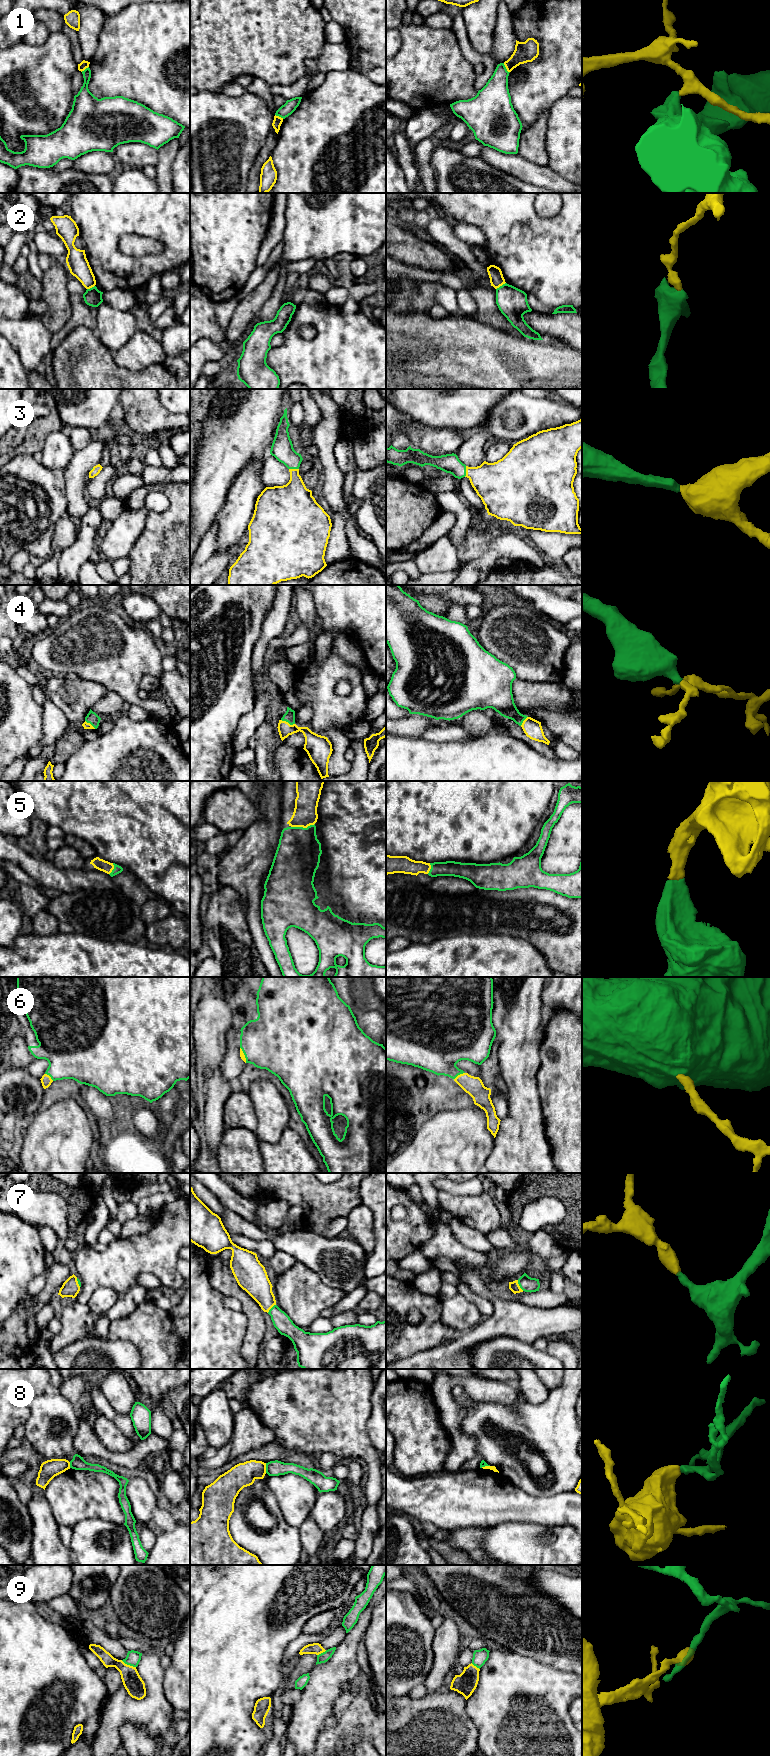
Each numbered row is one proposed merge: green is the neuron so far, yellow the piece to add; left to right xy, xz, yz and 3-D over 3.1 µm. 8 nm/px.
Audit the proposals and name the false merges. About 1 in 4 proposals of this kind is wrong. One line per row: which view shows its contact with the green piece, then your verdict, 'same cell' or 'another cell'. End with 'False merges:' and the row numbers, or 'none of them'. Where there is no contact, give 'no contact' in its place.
1: meets green in yz; another cell
2: meets green in yz; another cell
3: meets green in yz; same cell
4: meets green in xz; same cell
5: meets green in xz; same cell
6: meets green in yz; same cell
7: meets green in yz; same cell
8: meets green in xz; another cell
9: meets green in xy; another cell
False merges: 1, 2, 8, 9

